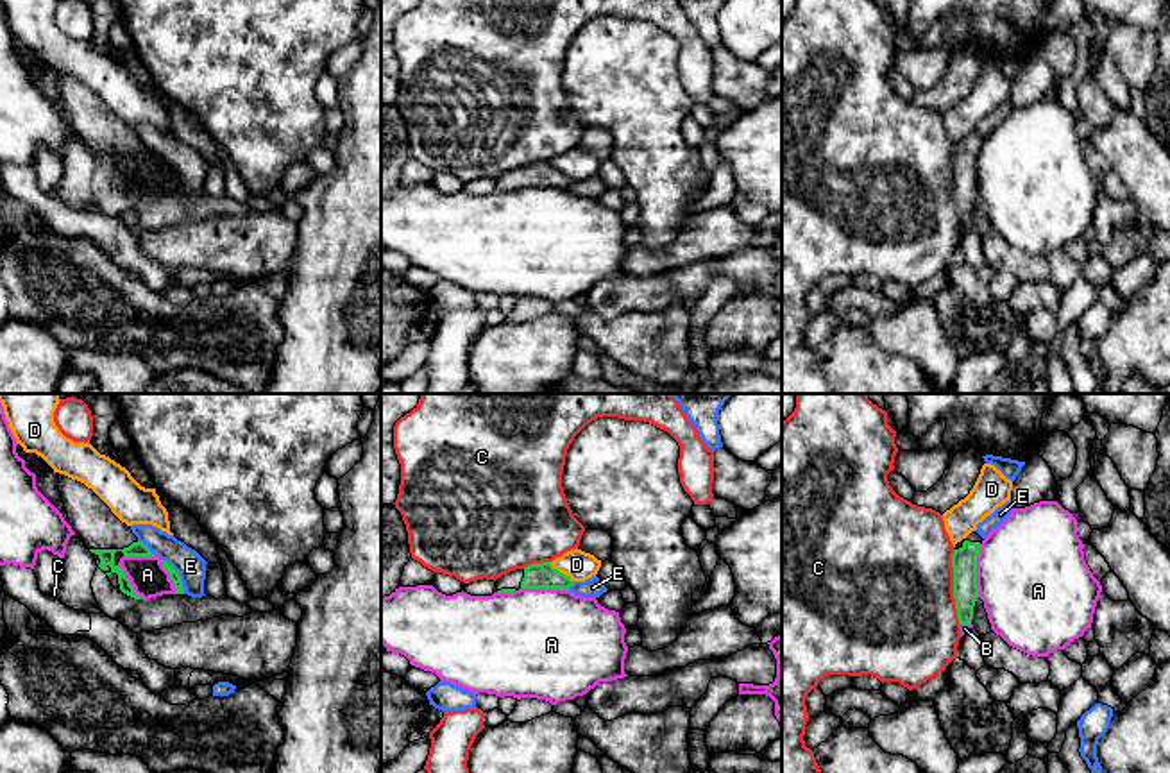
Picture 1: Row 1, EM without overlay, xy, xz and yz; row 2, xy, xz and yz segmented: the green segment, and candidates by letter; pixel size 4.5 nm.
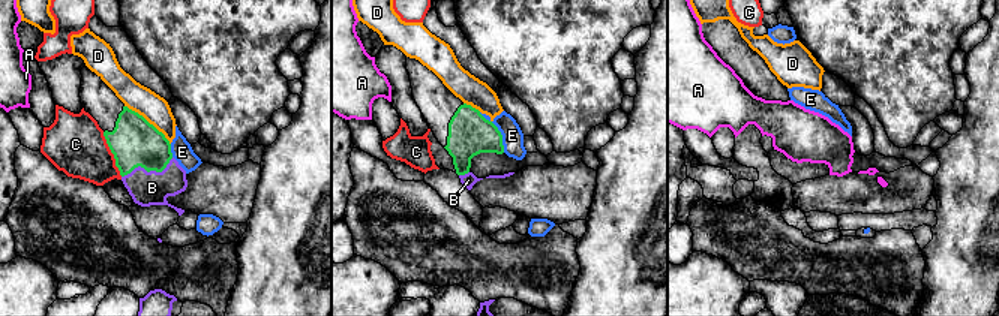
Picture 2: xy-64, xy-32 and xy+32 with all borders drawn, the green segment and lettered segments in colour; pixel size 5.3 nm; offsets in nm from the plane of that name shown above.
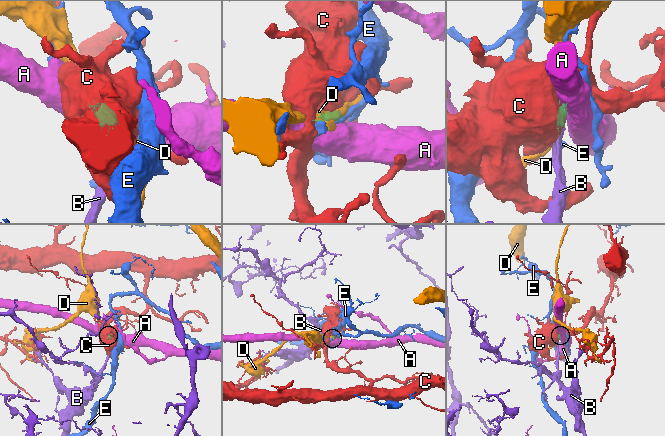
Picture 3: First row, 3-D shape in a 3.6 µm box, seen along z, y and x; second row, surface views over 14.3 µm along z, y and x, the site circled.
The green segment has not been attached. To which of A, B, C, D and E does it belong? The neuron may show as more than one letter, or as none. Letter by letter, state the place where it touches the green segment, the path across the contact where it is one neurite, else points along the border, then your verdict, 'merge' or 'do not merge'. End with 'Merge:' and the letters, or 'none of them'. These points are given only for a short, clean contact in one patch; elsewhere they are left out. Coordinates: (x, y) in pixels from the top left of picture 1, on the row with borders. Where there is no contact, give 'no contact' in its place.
A: contact yz (975, 571); border yz (981, 544), (977, 557), (977, 596); do not merge
B: contact yz (965, 623); way yz (965, 568), (965, 623), (965, 628); merge
C: contact yz (954, 587); do not merge
D: contact xz (562, 573); border xz (550, 562), (573, 582); do not merge
E: contact xy (176, 571); border xy (161, 559), (178, 573), (183, 586); do not merge
Merge: B

